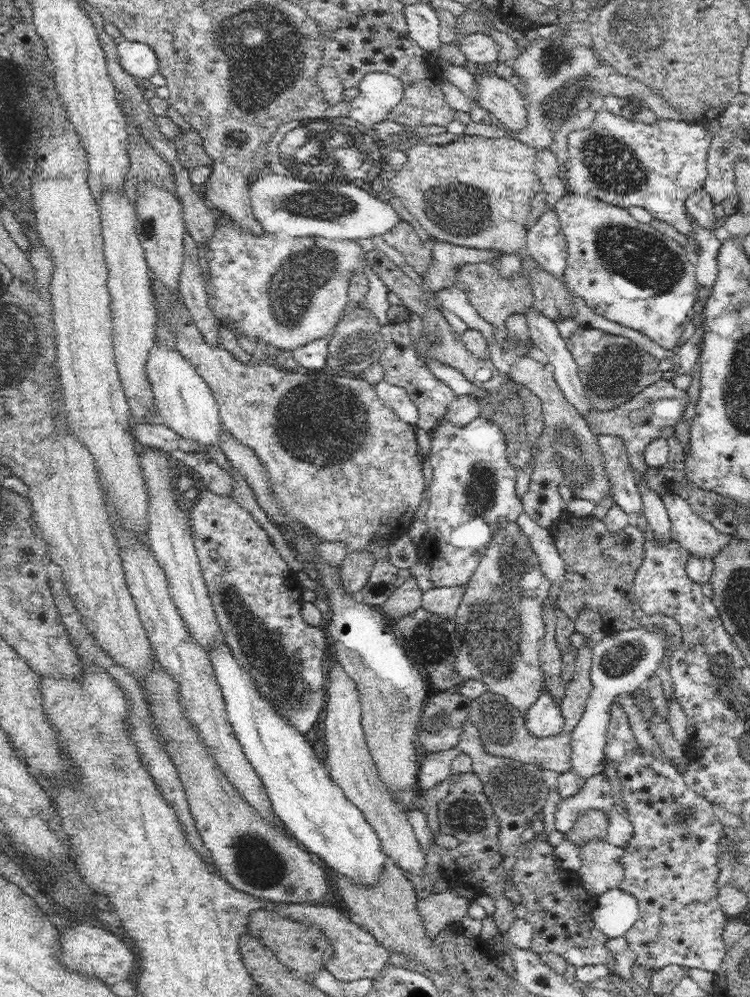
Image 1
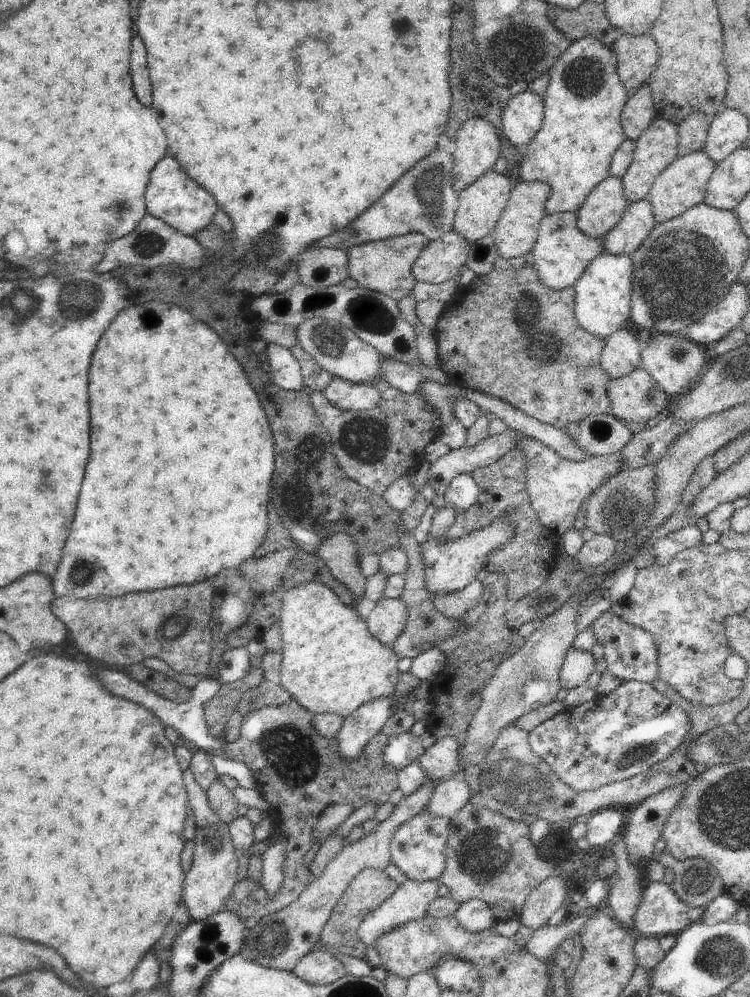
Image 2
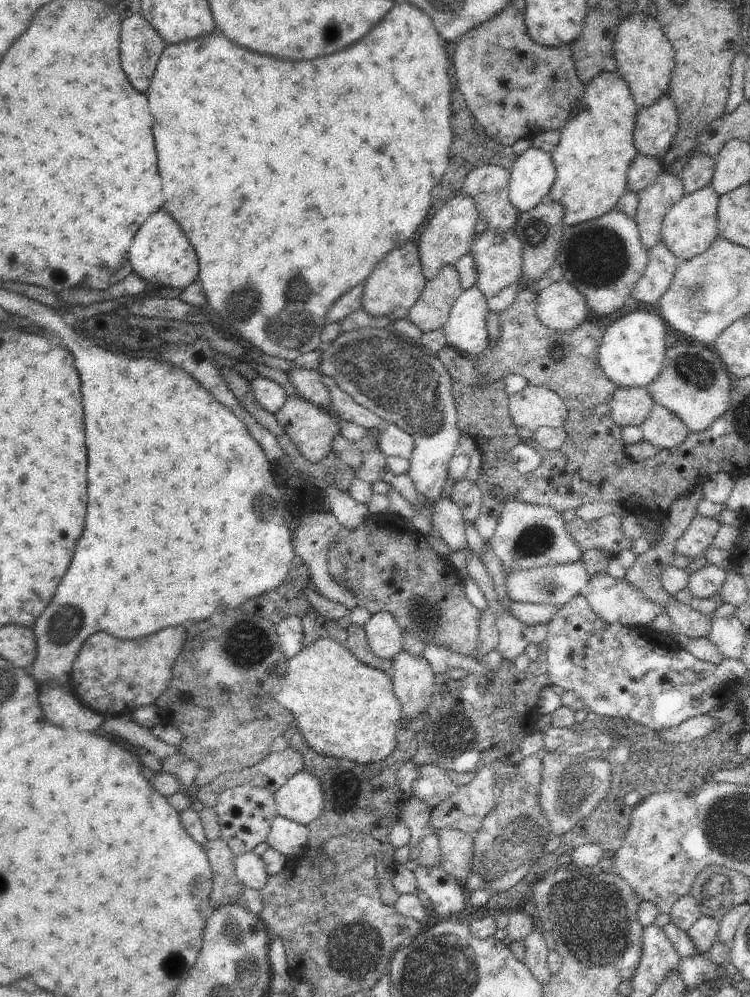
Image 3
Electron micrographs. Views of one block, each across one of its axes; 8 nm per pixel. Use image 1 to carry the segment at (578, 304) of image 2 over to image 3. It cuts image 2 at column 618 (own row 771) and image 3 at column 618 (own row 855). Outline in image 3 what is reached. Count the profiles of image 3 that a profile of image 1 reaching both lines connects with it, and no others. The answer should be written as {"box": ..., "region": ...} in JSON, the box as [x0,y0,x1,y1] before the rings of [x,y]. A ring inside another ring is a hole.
{"box":[598,310,667,387],"region":[[[636,310],[617,318],[606,328],[600,348],[598,362],[609,379],[618,387],[647,387],[652,384],[664,368],[666,358],[665,336],[667,325],[660,314]]]}

